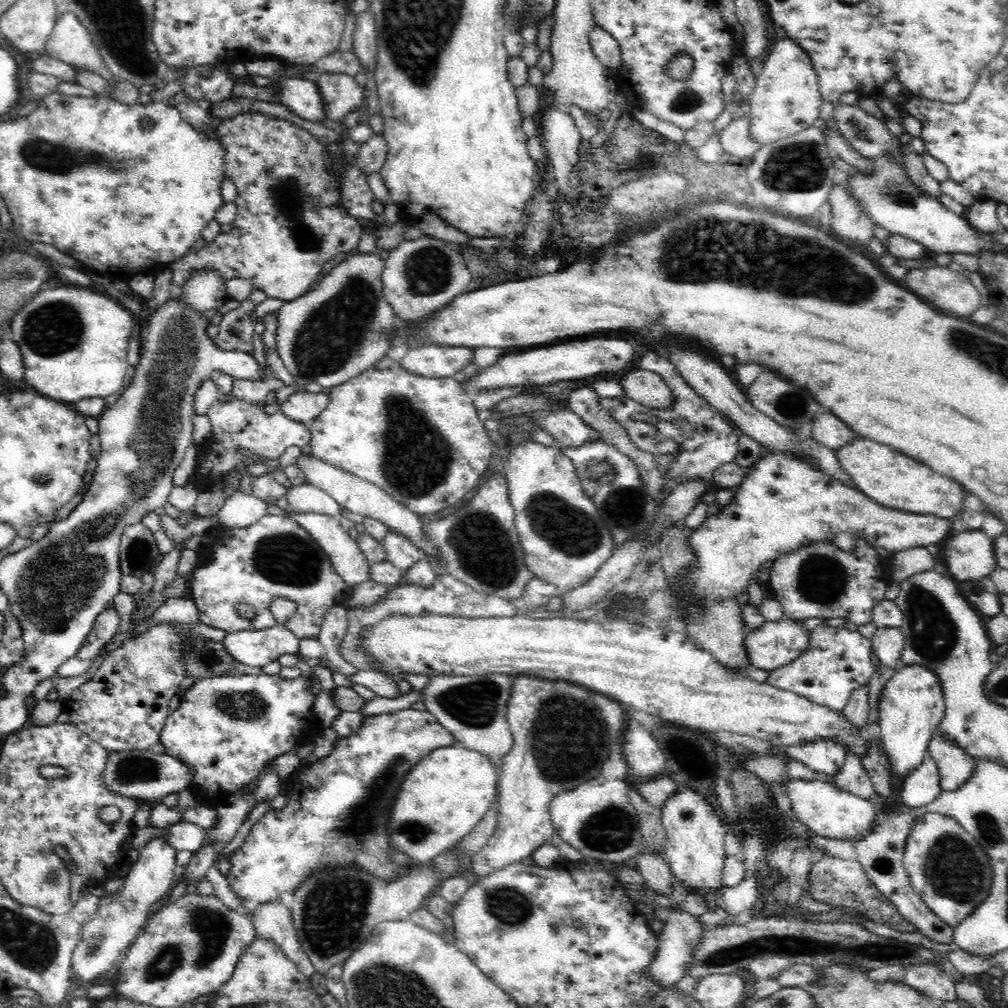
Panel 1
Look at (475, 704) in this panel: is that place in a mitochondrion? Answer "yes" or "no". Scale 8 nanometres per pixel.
yes

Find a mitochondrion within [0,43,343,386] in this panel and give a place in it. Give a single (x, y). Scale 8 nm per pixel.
(44, 155)

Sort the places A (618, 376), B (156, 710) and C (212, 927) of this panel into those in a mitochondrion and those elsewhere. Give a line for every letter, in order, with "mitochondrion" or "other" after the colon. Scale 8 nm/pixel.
A: other
B: other
C: mitochondrion

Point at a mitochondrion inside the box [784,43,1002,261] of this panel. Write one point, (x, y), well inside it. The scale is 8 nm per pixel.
(890, 189)

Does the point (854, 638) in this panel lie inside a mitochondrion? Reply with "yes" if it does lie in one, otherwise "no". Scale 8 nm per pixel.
no

